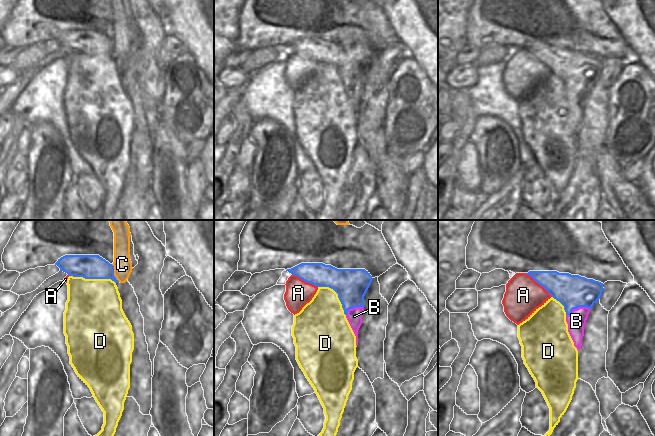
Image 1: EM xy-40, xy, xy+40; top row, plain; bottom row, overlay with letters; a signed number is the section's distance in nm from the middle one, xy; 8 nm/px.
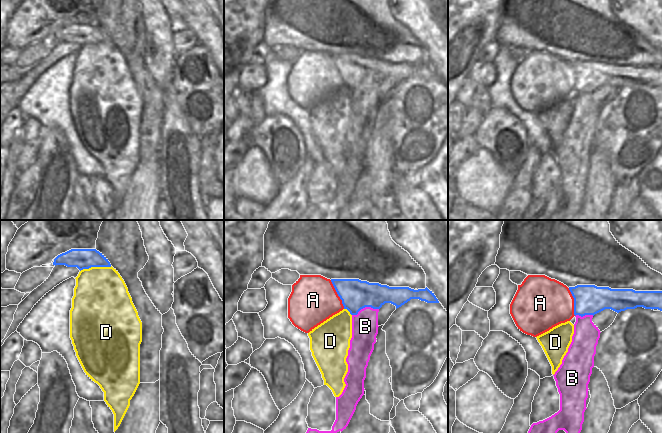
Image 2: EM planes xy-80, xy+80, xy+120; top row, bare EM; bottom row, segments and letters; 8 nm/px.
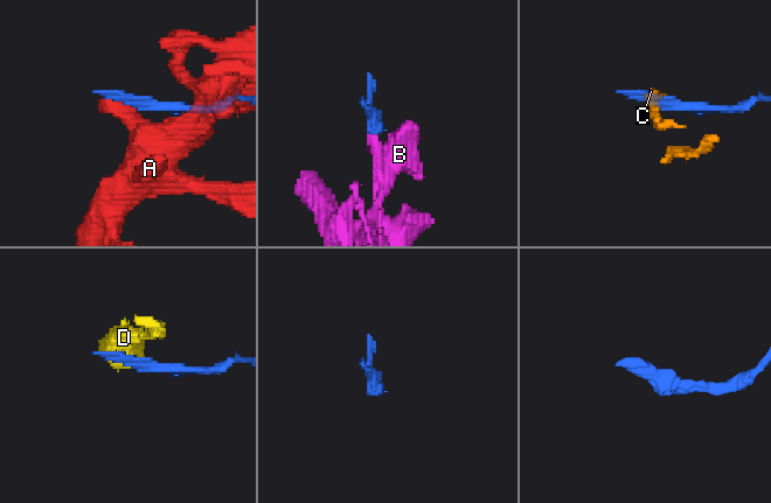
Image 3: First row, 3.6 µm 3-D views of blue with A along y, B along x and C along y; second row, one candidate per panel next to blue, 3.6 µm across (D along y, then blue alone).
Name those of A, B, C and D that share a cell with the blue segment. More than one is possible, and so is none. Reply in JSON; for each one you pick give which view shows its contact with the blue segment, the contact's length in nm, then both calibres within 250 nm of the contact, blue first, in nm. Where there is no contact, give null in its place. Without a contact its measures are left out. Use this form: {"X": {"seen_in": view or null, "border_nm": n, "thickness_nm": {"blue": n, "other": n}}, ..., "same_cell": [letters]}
{"same_cell": []}

